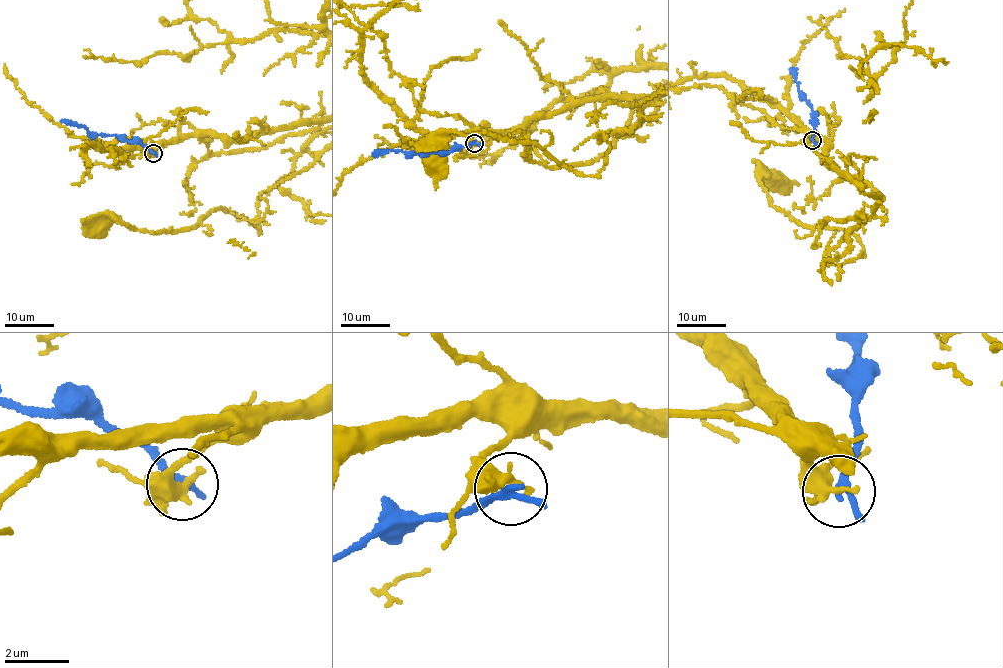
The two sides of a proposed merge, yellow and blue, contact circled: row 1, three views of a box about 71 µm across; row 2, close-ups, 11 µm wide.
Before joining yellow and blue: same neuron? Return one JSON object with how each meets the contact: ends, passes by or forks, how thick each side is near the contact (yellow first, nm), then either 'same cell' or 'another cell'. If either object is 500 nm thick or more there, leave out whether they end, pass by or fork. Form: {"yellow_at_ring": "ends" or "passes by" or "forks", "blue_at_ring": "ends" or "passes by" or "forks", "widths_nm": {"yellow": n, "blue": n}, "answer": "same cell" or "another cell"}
{"yellow_at_ring": "ends", "blue_at_ring": "passes by", "widths_nm": {"yellow": 480, "blue": 180}, "answer": "another cell"}

